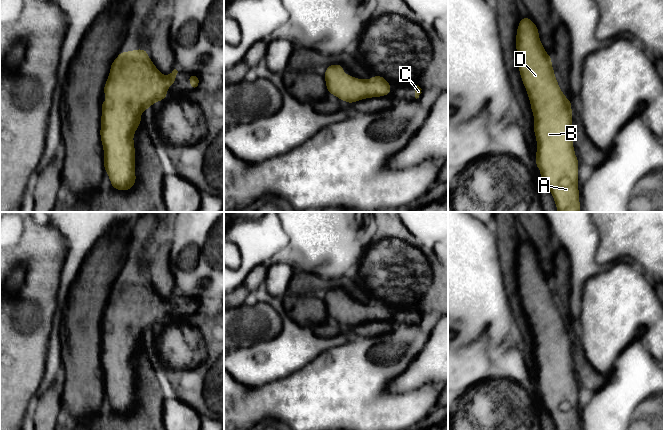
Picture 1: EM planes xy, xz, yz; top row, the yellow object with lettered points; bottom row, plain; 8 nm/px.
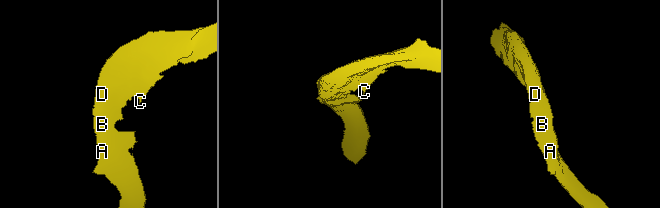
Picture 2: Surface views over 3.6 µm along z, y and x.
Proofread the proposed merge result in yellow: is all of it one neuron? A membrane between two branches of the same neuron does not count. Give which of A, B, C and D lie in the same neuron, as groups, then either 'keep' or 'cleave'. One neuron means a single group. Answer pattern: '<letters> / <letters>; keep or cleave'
A B C D; keep

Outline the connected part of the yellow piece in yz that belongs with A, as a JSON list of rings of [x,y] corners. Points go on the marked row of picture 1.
[[[522,17],[517,28],[516,36],[517,63],[521,79],[527,90],[531,110],[535,118],[534,132],[537,139],[537,154],[535,157],[536,166],[541,170],[540,179],[551,191],[555,200],[558,212],[580,212],[579,192],[578,192],[578,159],[573,149],[572,110],[571,101],[568,100],[556,81],[555,74],[551,64],[551,56],[545,53],[545,48],[539,40],[538,28],[533,21],[527,17]]]

